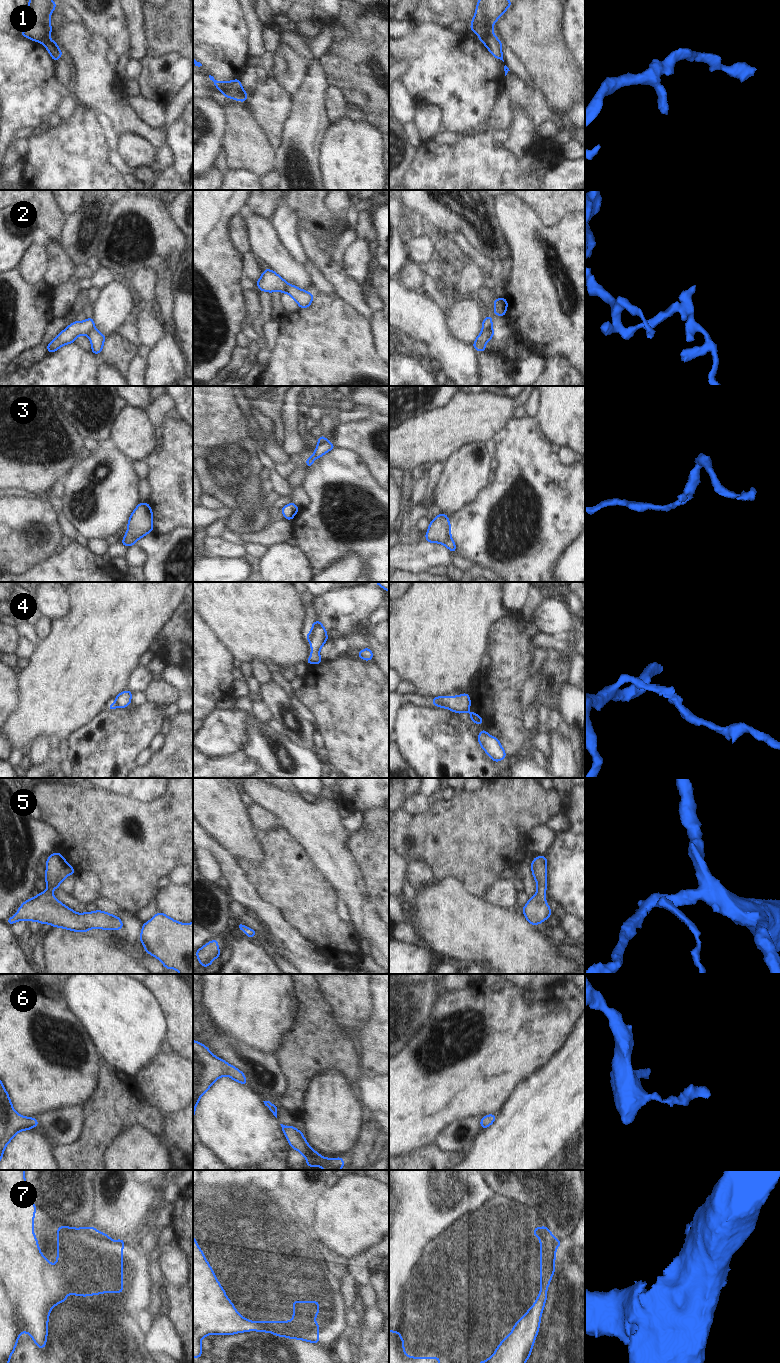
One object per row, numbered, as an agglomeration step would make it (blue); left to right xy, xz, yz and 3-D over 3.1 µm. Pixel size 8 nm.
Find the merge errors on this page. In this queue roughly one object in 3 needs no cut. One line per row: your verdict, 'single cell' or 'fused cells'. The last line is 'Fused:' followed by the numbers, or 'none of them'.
1: fused cells
2: fused cells
3: fused cells
4: fused cells
5: single cell
6: single cell
7: fused cells
Fused: 1, 2, 3, 4, 7

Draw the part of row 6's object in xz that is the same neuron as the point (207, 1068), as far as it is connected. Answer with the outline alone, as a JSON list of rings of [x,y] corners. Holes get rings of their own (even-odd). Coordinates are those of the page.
[[[193,1040],[193,1118],[201,1096],[223,1075],[247,1085],[242,1071],[217,1058],[204,1044]]]

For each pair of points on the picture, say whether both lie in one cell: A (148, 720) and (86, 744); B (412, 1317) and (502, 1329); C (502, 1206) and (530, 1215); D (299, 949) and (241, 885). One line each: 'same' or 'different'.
A: same
B: same
C: different
D: same

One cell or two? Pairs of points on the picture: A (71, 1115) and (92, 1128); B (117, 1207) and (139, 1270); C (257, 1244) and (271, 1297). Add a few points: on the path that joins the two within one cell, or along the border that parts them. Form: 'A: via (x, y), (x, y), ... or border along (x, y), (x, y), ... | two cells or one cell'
A: border along (82, 1107), (83, 1131), (73, 1144) | two cells
B: via (117, 1223), (117, 1248), (123, 1254) | one cell
C: via (259, 1257), (261, 1284) | one cell

